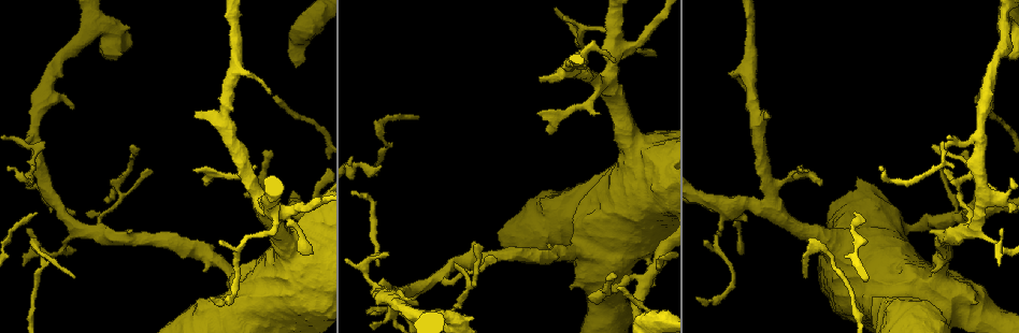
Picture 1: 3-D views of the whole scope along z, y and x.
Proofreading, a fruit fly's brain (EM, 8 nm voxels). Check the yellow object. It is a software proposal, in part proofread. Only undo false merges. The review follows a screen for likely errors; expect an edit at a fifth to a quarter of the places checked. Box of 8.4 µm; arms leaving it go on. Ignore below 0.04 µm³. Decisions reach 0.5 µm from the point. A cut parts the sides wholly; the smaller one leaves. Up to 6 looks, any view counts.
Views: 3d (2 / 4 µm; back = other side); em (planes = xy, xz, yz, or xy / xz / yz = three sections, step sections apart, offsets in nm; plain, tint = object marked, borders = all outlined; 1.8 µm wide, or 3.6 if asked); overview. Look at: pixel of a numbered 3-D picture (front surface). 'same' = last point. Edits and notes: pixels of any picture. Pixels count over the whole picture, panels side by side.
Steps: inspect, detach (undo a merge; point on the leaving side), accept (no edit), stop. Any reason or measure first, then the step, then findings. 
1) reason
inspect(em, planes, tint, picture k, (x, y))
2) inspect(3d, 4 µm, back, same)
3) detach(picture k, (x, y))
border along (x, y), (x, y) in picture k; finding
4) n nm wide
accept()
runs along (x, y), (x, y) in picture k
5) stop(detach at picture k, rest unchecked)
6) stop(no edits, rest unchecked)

sudden change in width
inspect(em, yz, step 4, tint, picture 1, (647, 279))

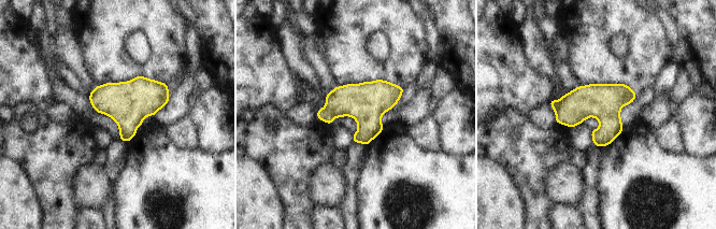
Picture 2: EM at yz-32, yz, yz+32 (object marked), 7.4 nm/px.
cut it another way
inspect(em, planes, borders, same)

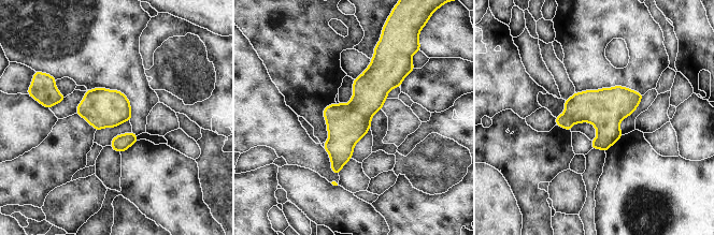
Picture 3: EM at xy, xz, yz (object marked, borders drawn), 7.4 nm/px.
accept()
runs along (376, 58), (336, 170) in picture 3; one neuron here

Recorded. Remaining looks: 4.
abrupt turn
inspect(em, xz, step 16, tint, picture 1, (33, 138))

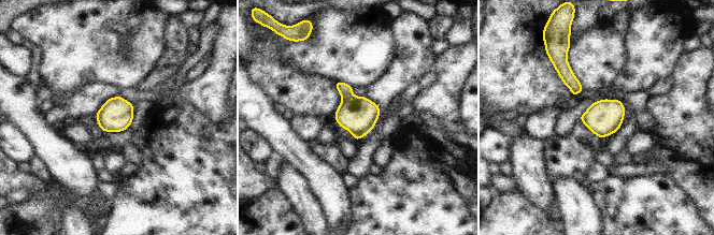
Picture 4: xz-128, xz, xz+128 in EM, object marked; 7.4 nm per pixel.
260 nm wide
accept()
continuous, no second neuron

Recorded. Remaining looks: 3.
closes a loop
inspect(3d, 4 µm, picture 1, (936, 289))

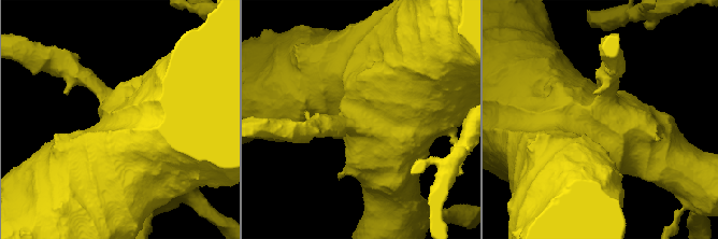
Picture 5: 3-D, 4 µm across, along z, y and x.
need the tissue
inspect(em, 3.6 µm, planes, tint, picture 5, (604, 120))

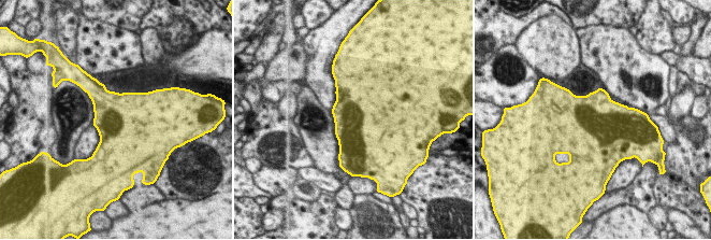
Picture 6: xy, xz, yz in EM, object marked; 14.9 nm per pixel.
accept()
continuous, no second neuron

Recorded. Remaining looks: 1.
stop(no edits, rest unchecked)

